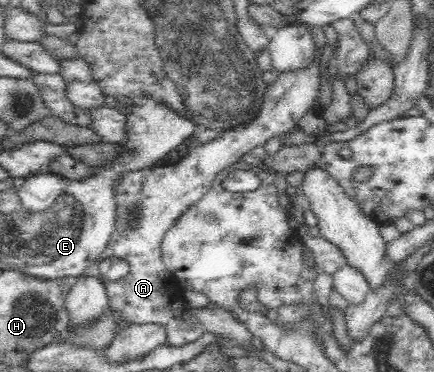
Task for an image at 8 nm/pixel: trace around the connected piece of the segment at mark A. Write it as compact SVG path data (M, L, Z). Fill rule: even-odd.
M314 46L314 54L306 66L281 72L266 88L262 106L244 123L218 130L218 138L196 148L189 148L188 156L181 158L176 164L140 170L128 177L122 177L116 190L115 230L102 251L99 262L116 256L128 262L129 272L116 281L102 277L98 266L85 268L83 274L102 280L108 295L108 305L112 310L122 313L123 324L161 323L166 327L167 344L170 346L184 346L204 334L205 330L200 321L190 313L188 306L184 306L182 290L178 290L178 284L174 284L175 276L167 269L161 257L162 238L176 218L206 194L218 173L240 161L241 157L251 152L255 146L264 145L271 137L286 133L297 126L299 119L307 114L308 107L315 102L319 92L320 67L317 62L320 62L320 56L322 48ZM130 206L137 206L137 210L143 214L136 230L129 226Z

